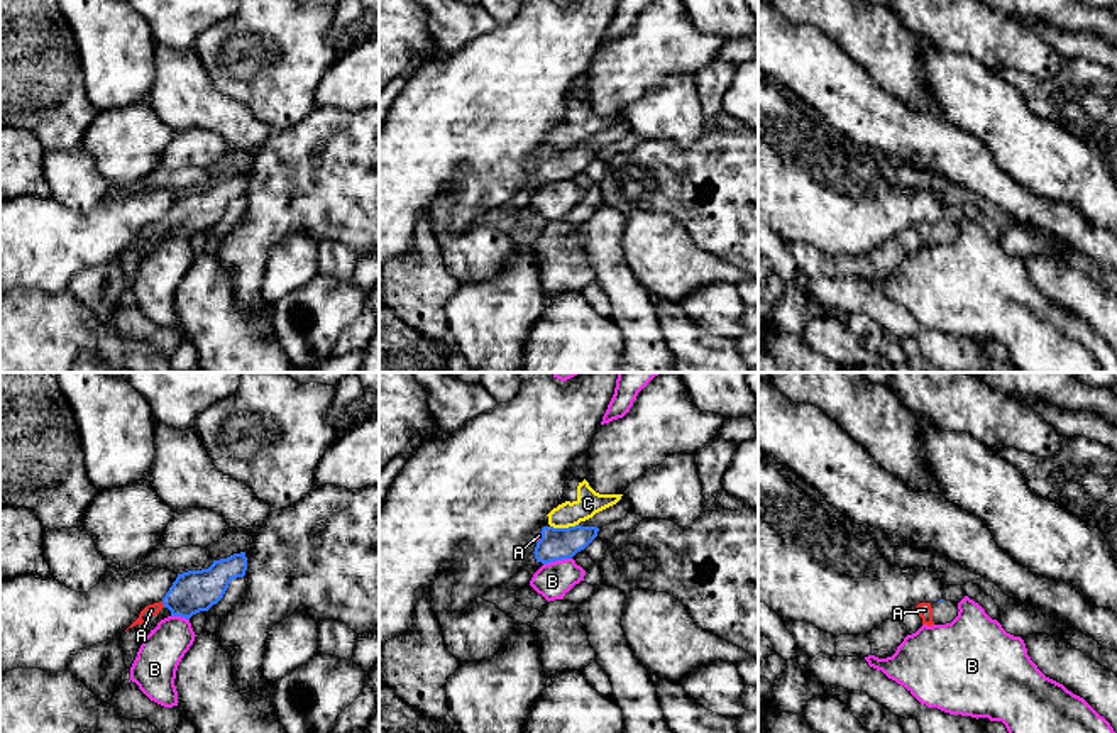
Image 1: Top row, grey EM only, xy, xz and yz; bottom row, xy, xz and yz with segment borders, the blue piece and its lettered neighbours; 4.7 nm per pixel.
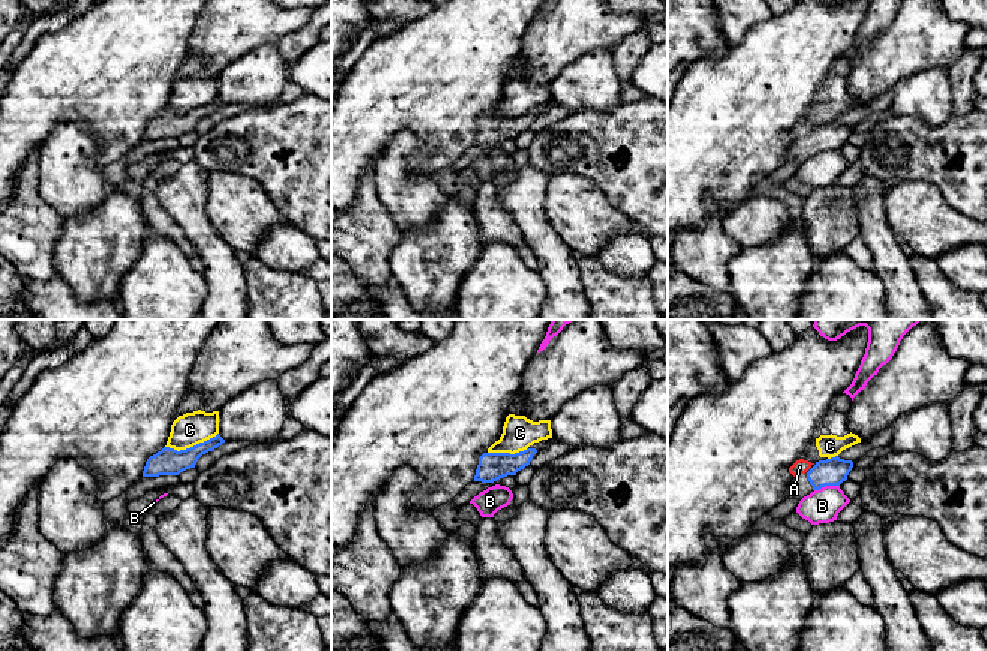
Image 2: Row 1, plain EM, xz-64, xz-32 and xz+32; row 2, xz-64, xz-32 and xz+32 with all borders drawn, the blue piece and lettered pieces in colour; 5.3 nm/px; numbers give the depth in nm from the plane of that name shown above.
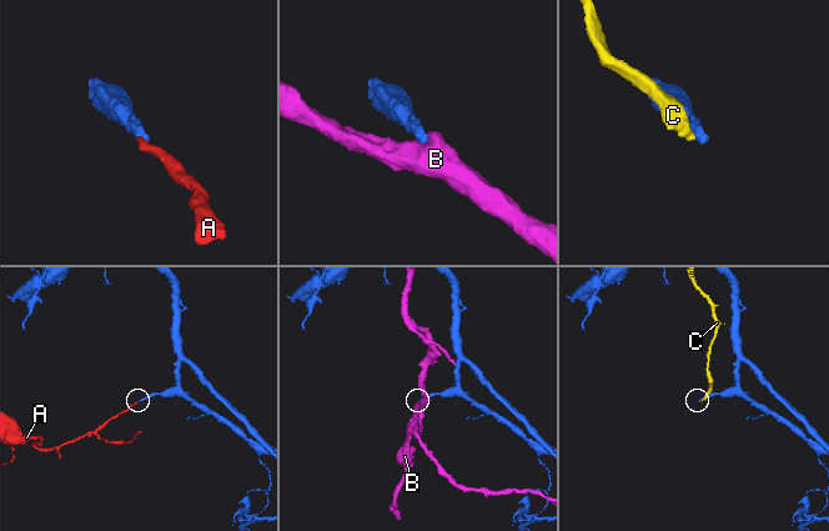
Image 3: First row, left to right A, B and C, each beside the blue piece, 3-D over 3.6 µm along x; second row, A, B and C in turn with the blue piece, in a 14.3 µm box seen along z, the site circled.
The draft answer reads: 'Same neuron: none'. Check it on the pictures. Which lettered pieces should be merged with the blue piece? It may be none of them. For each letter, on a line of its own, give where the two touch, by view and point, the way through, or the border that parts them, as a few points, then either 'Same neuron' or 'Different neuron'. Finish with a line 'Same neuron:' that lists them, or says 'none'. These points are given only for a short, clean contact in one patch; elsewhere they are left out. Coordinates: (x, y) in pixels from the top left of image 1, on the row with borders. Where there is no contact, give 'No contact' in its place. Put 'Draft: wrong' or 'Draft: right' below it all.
A: Touches blue at xy (163, 603). Path across: xy (193, 591), (183, 600), (163, 603), (151, 610). Same neuron
B: Touches blue at xz (557, 559). Boundary: xz (571, 557), (550, 561), (544, 566). Different neuron
C: Touches blue at xz (564, 529). Different neuron
Same neuron: A
Draft: wrong

